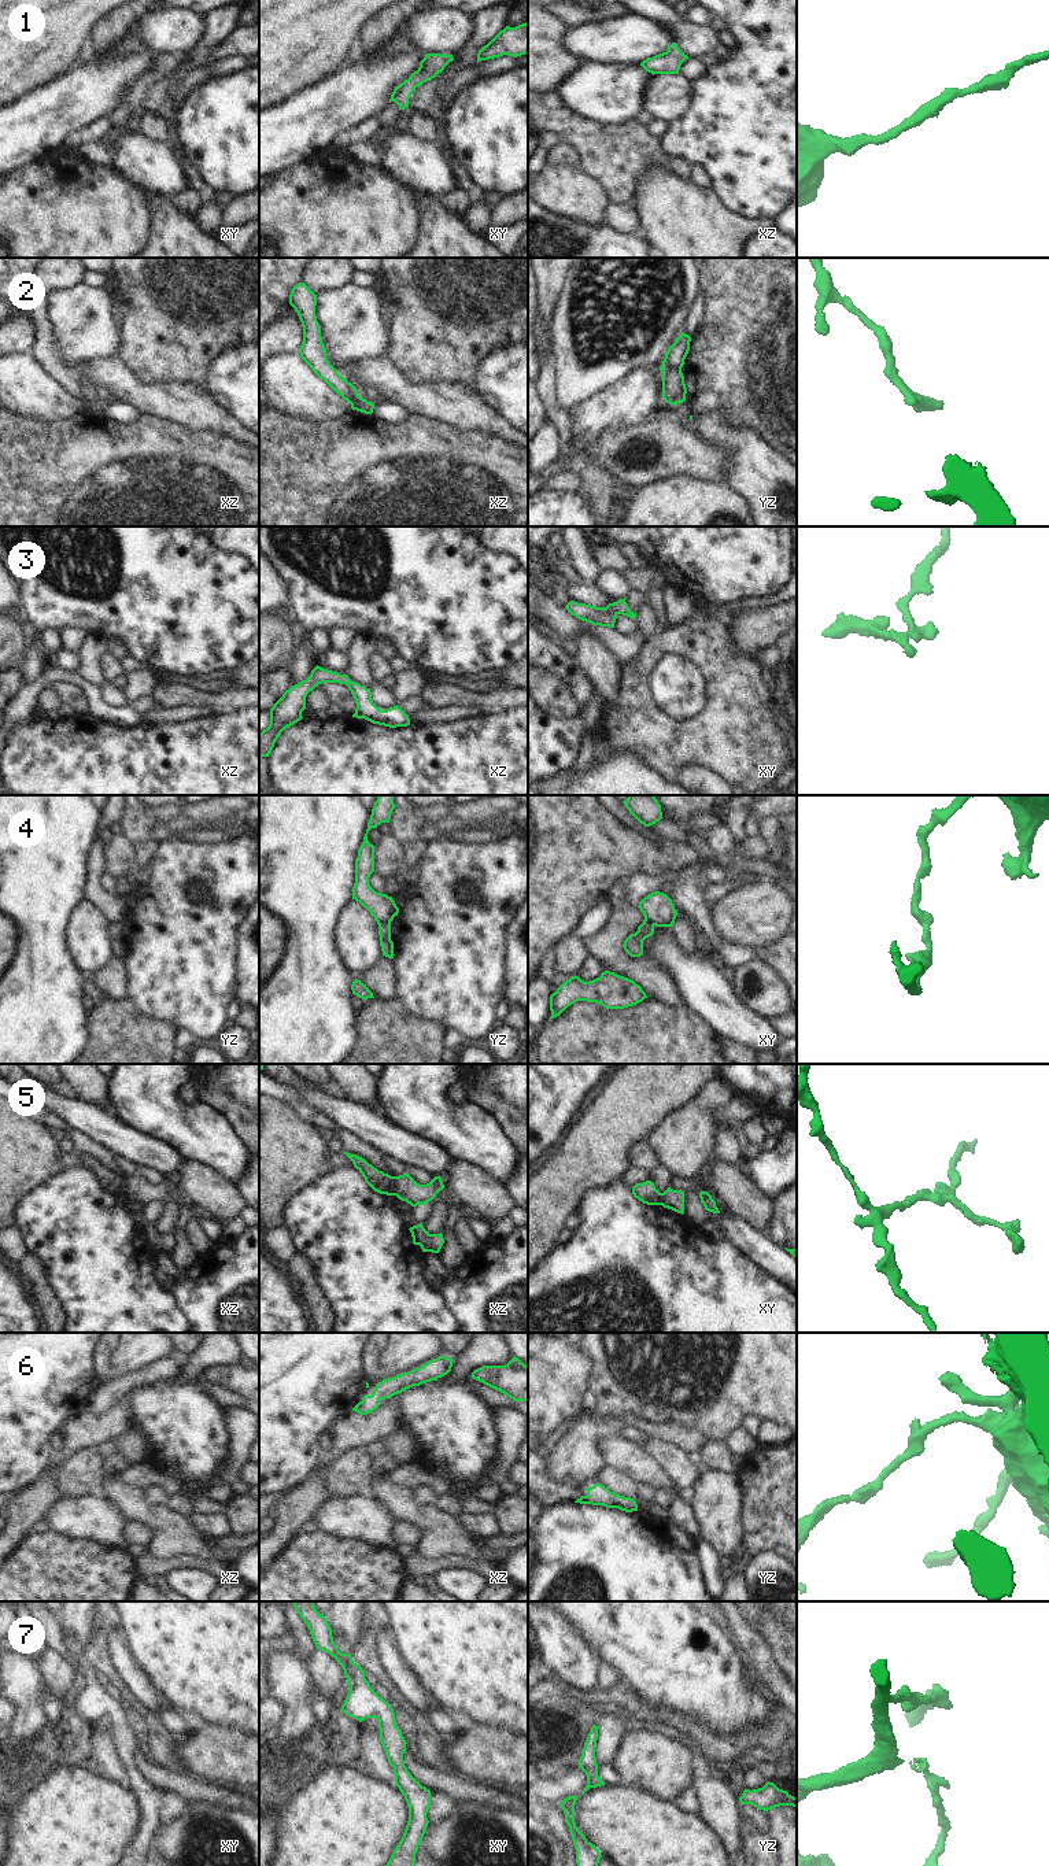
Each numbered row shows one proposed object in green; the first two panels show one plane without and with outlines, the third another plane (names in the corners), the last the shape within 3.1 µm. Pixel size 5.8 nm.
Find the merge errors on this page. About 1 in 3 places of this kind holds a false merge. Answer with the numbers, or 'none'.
2, 4, 5

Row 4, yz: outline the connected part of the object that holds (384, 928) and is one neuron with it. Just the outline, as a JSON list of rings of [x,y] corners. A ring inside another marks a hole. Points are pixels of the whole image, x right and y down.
[[[391,923],[378,924],[380,946],[383,956],[394,958],[394,942],[391,941]]]

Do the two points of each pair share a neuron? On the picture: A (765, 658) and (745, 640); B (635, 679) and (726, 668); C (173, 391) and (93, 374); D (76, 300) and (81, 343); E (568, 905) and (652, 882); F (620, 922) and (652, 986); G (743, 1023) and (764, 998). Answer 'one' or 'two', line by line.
A: two
B: one
C: one
D: one
E: two
F: one
G: two

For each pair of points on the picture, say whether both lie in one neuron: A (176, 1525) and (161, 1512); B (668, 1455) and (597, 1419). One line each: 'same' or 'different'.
A: same
B: different

